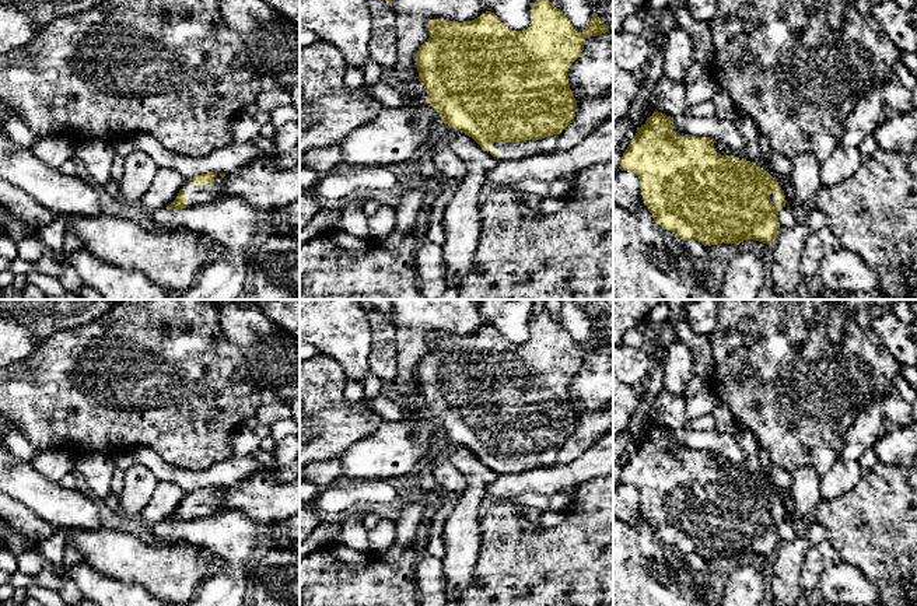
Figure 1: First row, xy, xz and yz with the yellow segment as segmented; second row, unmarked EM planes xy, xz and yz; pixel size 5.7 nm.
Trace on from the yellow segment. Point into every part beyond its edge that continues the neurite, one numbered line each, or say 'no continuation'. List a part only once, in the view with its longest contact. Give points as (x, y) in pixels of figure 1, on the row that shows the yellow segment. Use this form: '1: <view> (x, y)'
1: xz (507, 151)

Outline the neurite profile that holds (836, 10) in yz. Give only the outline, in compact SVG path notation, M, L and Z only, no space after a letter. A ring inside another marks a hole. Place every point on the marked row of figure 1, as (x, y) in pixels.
M829 0L826 21L832 28L843 25L847 7L854 6L855 0Z

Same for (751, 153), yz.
M714 140L714 150L724 157L746 160L767 171L773 178L777 179L780 188L784 190L787 206L792 209L794 186L790 176L781 175L773 169L773 167L769 164L769 160L760 154L759 144L756 141L746 141L745 148L738 151L718 140Z

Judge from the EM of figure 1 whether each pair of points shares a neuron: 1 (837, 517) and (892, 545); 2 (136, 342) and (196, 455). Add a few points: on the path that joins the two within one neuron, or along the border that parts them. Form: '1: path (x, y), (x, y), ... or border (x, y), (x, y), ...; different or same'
1: path (851, 519), (867, 519), (878, 531); same
2: path (158, 370), (182, 393), (191, 427); same

